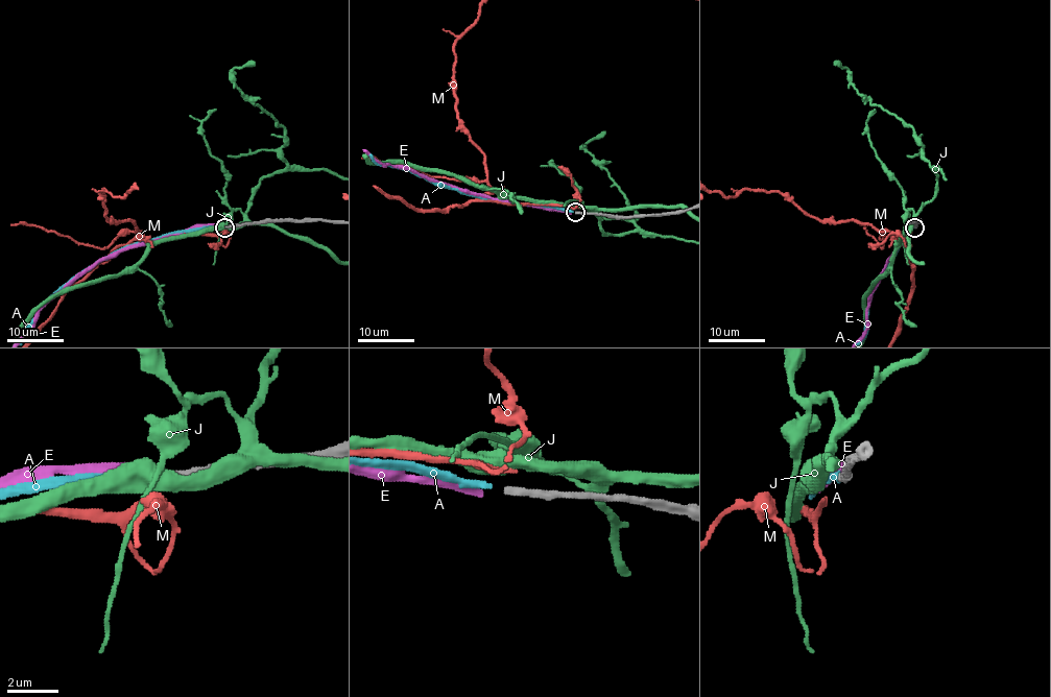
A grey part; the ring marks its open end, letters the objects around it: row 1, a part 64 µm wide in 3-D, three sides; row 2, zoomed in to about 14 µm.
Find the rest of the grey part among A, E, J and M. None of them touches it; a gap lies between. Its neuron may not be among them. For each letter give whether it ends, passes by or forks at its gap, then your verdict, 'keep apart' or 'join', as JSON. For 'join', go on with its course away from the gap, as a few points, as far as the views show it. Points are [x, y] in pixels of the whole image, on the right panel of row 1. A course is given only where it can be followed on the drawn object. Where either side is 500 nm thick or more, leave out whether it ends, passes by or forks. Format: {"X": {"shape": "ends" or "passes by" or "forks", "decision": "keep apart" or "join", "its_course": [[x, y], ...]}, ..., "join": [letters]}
{"A": {"shape": "ends", "decision": "join"}, "E": {"shape": "ends", "decision": "keep apart"}, "J": {"shape": "forks", "decision": "keep apart"}, "M": {"shape": "ends", "decision": "keep apart"}, "join": ["A"]}

